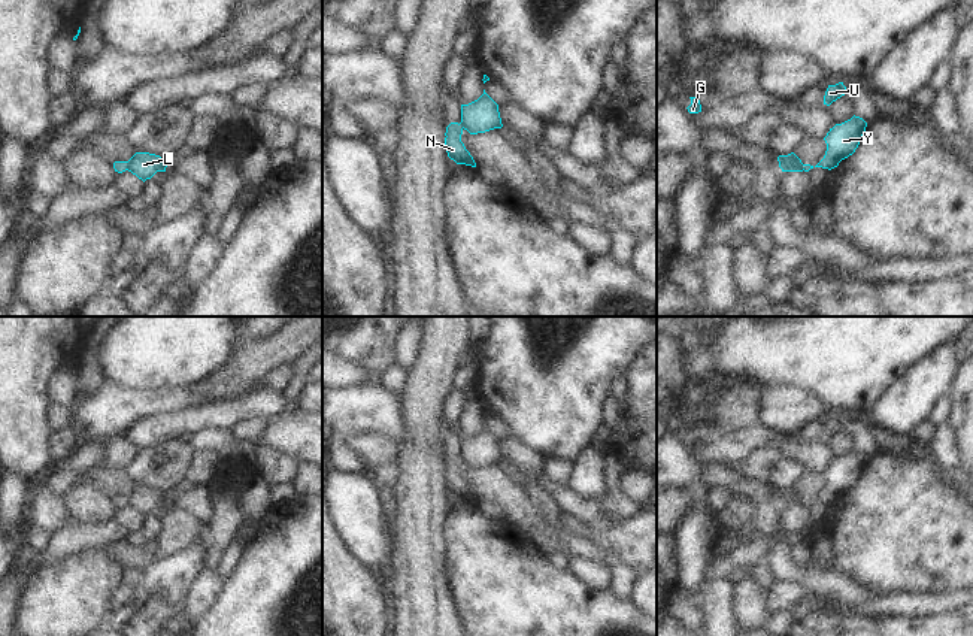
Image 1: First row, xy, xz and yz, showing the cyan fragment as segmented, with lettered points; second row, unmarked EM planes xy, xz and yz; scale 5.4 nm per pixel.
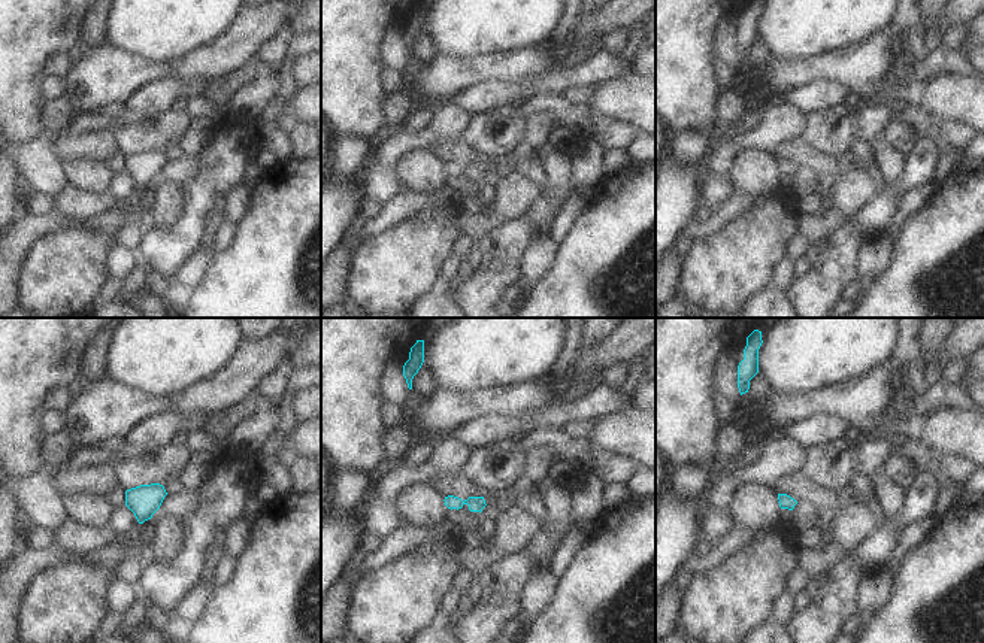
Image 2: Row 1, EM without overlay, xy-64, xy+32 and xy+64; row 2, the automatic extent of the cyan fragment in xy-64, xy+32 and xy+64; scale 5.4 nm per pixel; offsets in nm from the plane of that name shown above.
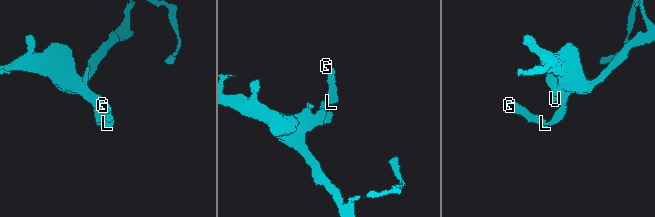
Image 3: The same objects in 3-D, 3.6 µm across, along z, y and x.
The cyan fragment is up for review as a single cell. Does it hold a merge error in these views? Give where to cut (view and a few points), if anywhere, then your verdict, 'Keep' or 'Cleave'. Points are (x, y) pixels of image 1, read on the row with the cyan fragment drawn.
Split along xy (126, 161), (127, 169). Cleave.

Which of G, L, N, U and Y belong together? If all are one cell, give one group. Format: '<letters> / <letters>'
G L / N U Y

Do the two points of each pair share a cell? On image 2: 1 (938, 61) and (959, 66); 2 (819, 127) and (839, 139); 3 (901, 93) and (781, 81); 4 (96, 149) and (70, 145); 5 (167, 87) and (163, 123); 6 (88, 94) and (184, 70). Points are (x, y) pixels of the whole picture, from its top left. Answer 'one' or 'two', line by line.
1: one
2: one
3: one
4: one
5: two
6: two

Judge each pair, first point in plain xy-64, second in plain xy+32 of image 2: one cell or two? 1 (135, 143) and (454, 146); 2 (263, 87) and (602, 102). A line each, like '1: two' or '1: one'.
1: two
2: two

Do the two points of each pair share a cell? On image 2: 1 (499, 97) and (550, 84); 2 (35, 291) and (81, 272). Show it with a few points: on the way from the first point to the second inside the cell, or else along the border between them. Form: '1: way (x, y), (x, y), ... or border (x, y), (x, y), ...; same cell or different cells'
1: way (511, 91), (521, 91), (538, 85); same cell
2: way (47, 291), (69, 272); same cell

